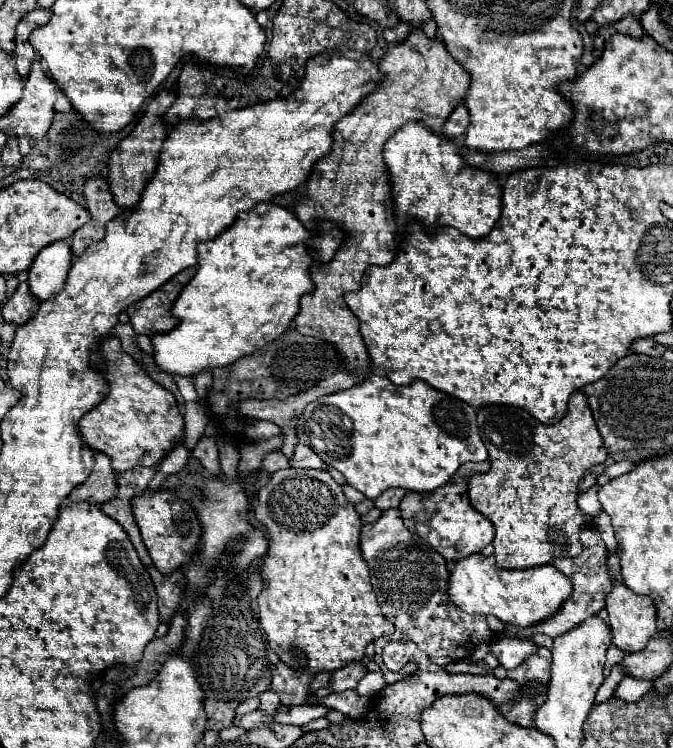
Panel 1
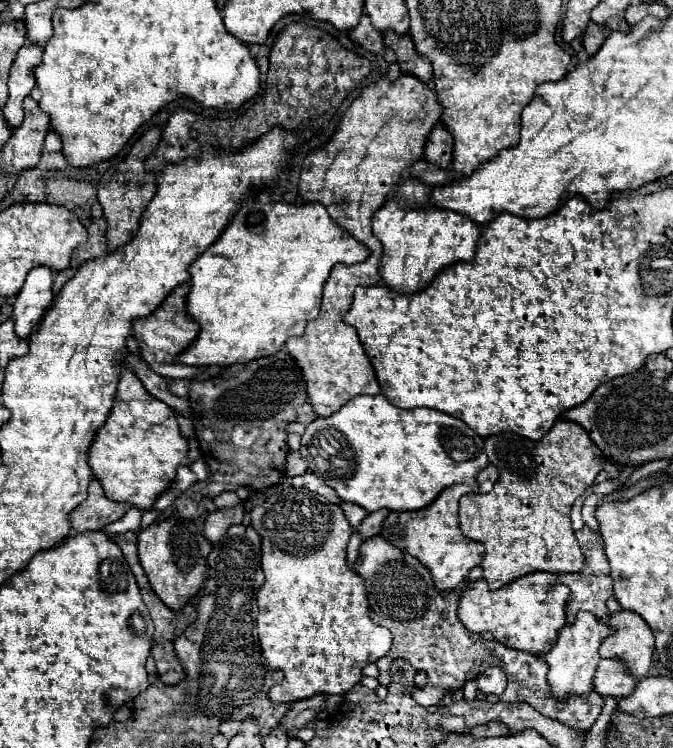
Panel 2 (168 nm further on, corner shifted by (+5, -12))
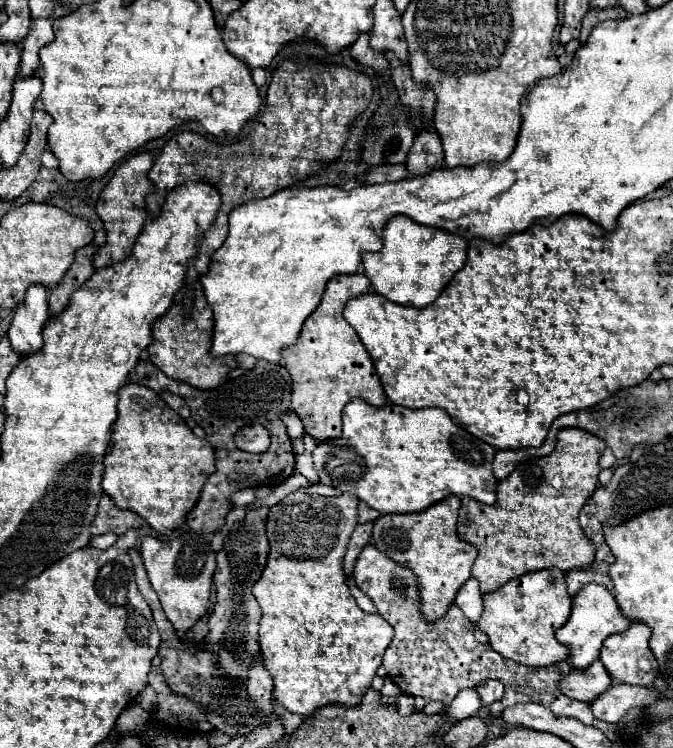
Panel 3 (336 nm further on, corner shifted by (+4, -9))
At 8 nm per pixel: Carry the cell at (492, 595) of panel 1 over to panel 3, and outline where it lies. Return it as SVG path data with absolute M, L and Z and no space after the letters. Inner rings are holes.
M556 568L542 569L516 577L494 593L486 593L484 613L476 627L490 637L492 649L506 659L530 667L548 667L568 659L570 649L556 641L556 629L568 621L570 605L572 597L566 591L564 572ZM550 577L554 577L554 583L550 583Z

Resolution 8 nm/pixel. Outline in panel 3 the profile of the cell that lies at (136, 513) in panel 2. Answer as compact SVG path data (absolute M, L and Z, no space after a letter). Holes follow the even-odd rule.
M106 533L106 535L98 535L98 537L92 537L90 545L96 547L96 549L108 549L118 537L114 533Z

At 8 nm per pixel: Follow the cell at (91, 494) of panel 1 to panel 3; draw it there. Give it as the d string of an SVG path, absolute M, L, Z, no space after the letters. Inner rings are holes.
M102 495L100 509L98 509L96 521L92 525L92 535L114 533L114 535L122 537L128 529L138 529L140 521L142 519L134 511L120 509L114 505L114 501L108 495Z

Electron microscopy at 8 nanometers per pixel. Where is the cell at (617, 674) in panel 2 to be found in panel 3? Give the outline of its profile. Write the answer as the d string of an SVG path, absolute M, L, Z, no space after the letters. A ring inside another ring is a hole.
M596 659L588 669L572 669L564 679L560 679L558 689L576 701L594 701L596 695L600 695L604 689L612 685L612 677L608 677L608 671L604 665Z

